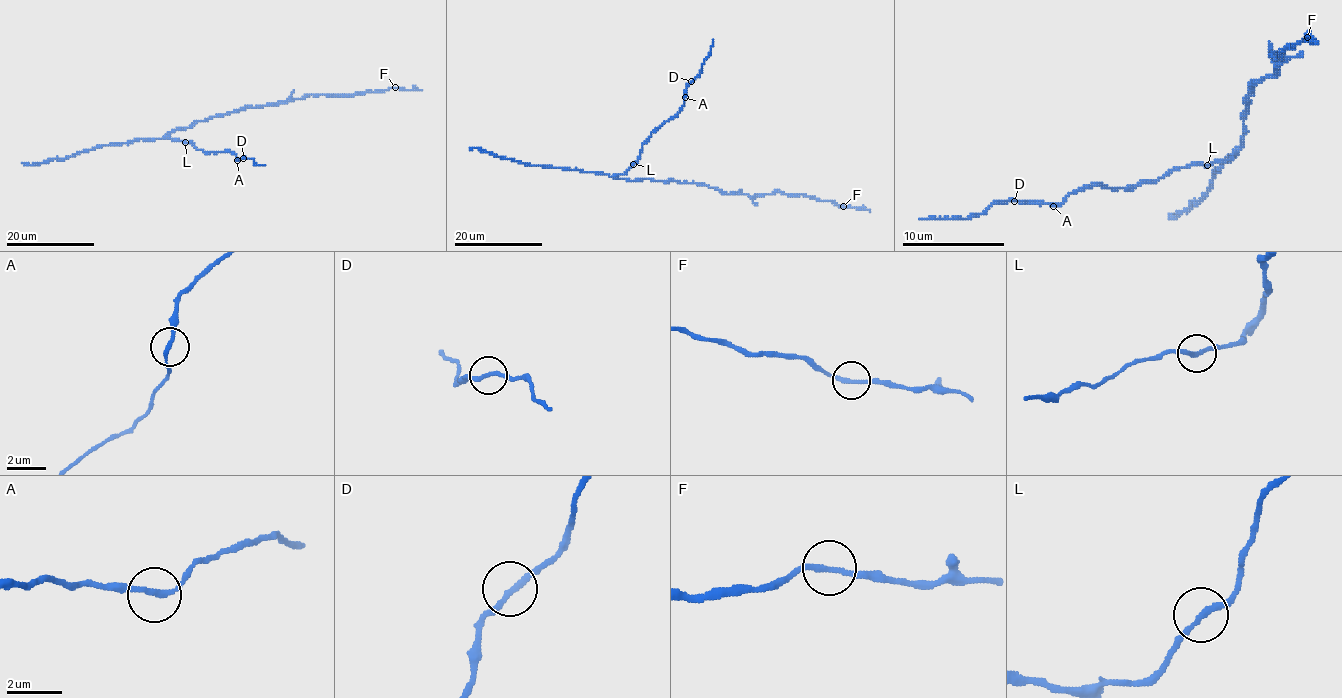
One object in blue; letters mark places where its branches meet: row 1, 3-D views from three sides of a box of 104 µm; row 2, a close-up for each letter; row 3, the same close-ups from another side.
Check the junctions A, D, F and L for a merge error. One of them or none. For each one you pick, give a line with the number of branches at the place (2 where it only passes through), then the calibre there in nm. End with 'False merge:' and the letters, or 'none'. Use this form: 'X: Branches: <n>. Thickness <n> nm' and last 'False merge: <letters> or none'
False merge: none

